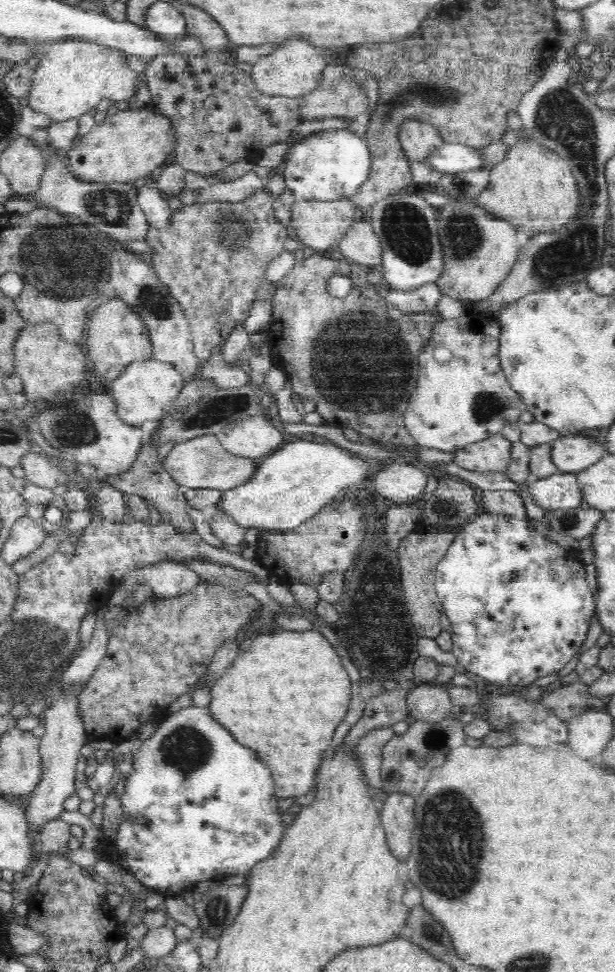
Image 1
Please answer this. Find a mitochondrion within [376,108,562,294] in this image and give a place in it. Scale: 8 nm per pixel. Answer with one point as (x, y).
(405, 227)

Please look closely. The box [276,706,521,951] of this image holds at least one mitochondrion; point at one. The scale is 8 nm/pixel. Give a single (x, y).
(448, 839)

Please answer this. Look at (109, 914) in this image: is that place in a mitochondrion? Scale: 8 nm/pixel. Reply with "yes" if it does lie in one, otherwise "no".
no

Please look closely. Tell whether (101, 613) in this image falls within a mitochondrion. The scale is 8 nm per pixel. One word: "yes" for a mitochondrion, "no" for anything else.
no

